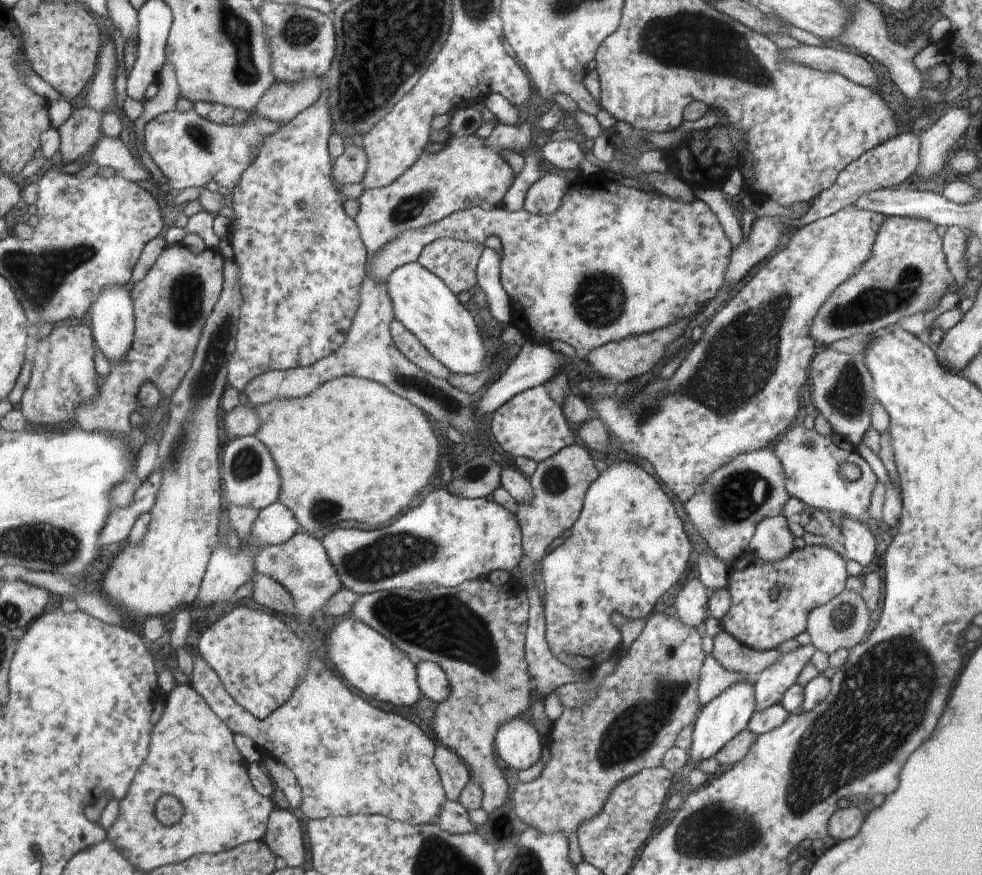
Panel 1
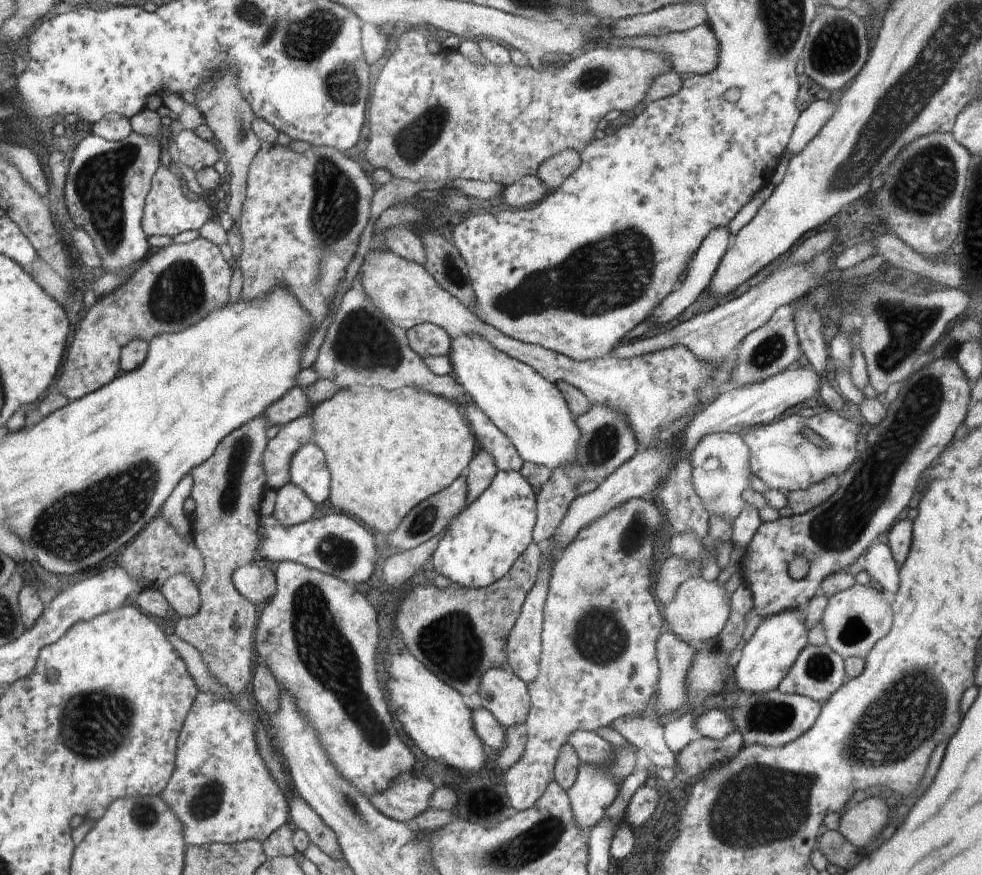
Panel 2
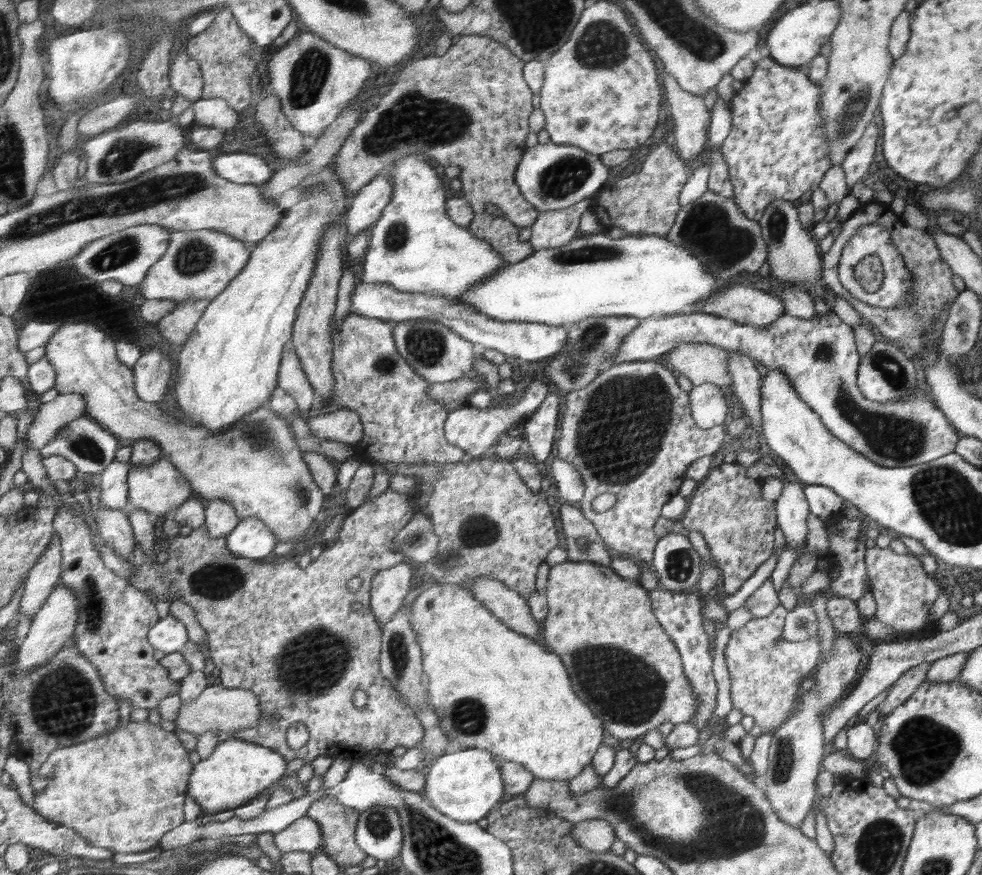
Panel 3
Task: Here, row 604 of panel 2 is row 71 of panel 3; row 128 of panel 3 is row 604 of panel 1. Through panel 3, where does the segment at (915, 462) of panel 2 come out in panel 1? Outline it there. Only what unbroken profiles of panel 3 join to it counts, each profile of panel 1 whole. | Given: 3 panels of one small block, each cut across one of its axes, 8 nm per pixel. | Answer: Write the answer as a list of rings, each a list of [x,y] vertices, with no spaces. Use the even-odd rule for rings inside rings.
[[[808,545],[800,550],[794,549],[788,558],[777,563],[765,563],[761,558],[757,557],[756,560],[754,560],[754,564],[750,564],[750,558],[748,558],[748,554],[746,554],[744,558],[740,558],[740,562],[734,561],[729,570],[730,584],[727,586],[727,589],[731,594],[731,605],[728,612],[724,615],[724,618],[720,621],[721,628],[736,638],[738,642],[741,642],[744,646],[755,651],[769,651],[776,649],[777,646],[781,645],[784,641],[794,639],[794,636],[798,636],[798,634],[802,634],[802,632],[806,631],[806,618],[810,618],[811,612],[814,612],[814,610],[820,605],[826,604],[838,597],[839,594],[842,593],[842,590],[846,588],[844,584],[846,584],[846,578],[848,578],[848,574],[846,574],[846,562],[842,560],[842,556],[838,556],[838,554],[830,548],[815,545]]]

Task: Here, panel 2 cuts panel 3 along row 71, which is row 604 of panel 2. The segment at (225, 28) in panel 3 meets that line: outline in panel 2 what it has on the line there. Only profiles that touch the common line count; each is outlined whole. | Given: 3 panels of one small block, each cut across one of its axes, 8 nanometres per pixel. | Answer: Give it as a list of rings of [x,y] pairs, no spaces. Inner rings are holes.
[[[262,415],[253,418],[227,436],[210,460],[193,470],[195,486],[192,497],[198,508],[192,521],[196,544],[206,561],[206,578],[202,578],[198,586],[202,598],[200,614],[181,616],[175,629],[180,638],[202,652],[212,676],[226,684],[232,694],[247,694],[252,680],[252,662],[257,656],[256,606],[236,588],[235,572],[250,564],[260,540],[258,512],[267,483],[265,457],[270,444],[270,426],[271,422]]]

